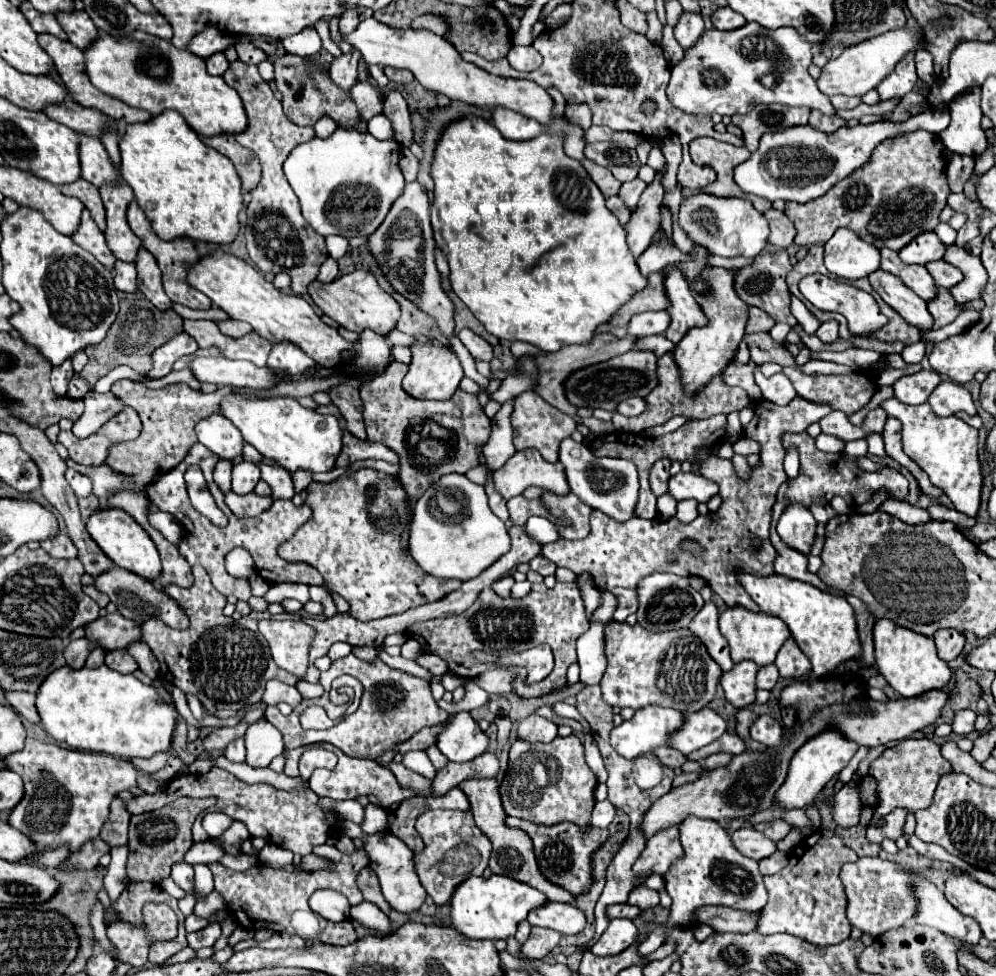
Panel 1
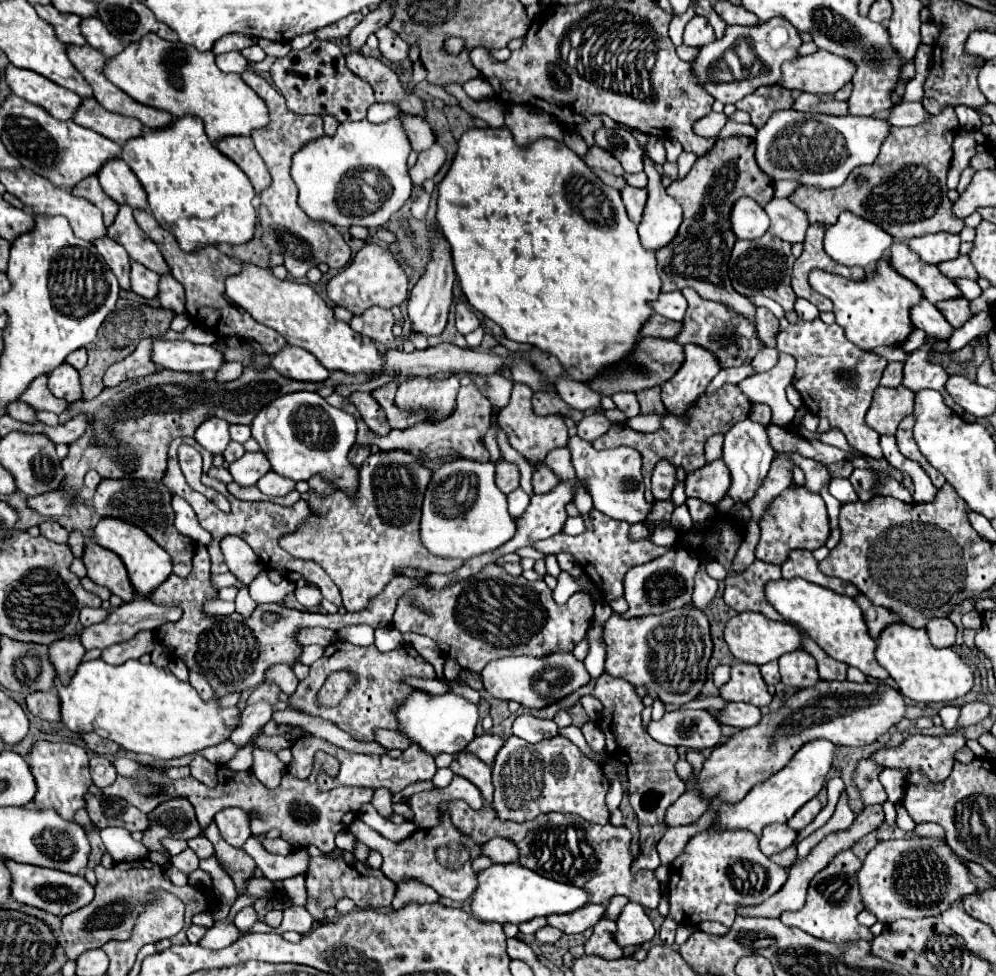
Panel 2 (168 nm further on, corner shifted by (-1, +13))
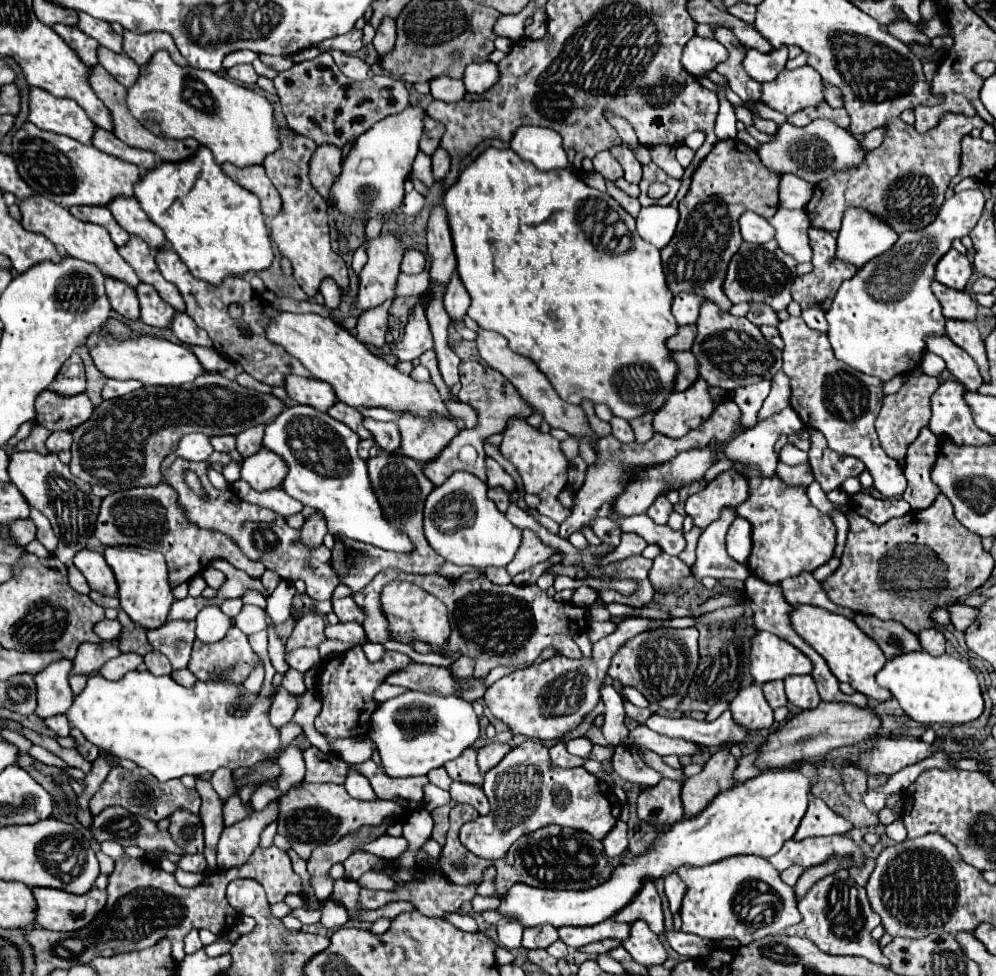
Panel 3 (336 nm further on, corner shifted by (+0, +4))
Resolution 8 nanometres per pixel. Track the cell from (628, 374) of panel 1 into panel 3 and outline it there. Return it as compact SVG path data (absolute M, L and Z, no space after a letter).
M680 351L680 353L674 353L672 357L674 357L674 361L678 363L678 369L680 369L674 389L676 391L686 391L700 377L698 361L696 361L692 351Z

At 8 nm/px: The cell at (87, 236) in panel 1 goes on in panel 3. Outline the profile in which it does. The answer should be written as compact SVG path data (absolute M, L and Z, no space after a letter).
M106 279L106 295L110 299L112 309L130 319L130 321L138 321L140 319L140 305L138 305L138 297L134 293L134 289L130 289L128 285L122 285L120 281L114 279Z

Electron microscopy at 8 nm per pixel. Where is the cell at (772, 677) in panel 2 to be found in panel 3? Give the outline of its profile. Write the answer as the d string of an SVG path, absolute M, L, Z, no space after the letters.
M772 681L770 685L762 685L762 691L772 709L778 709L788 703L786 693L784 693L784 681Z

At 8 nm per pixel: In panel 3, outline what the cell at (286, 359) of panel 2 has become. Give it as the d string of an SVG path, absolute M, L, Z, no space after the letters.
M298 375L286 377L286 391L294 403L310 405L320 413L326 413L336 403L334 389L318 379L306 379Z

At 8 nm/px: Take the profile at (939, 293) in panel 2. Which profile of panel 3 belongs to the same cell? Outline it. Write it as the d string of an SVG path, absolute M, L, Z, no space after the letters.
M938 281L932 283L932 291L934 291L936 299L942 303L946 319L976 321L978 305L972 301L972 297L966 291L958 293L956 289L946 289L946 285L940 285Z

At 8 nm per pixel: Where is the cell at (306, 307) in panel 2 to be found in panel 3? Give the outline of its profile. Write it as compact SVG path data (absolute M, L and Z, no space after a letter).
M278 313L278 317L272 319L266 331L270 341L282 345L286 353L296 357L312 373L312 377L330 383L336 391L338 401L350 407L384 407L396 413L410 413L414 417L430 421L454 419L458 429L464 429L464 421L460 417L454 417L446 409L432 381L414 381L410 375L398 371L384 359L372 355L350 331L346 331L344 327L336 325L326 317L314 313Z

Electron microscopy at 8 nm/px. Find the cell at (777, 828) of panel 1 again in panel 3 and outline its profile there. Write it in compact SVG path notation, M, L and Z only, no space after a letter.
M812 799L808 803L808 811L802 819L802 825L798 827L798 833L794 835L796 841L802 841L806 837L826 837L826 835L840 835L850 833L854 825L834 813L822 799Z

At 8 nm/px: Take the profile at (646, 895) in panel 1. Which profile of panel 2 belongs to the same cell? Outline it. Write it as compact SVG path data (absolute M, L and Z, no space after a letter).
M463 800L449 802L453 824L465 832L471 834L479 842L487 842L495 836L515 840L521 850L519 864L531 868L533 872L539 872L541 876L547 876L551 880L563 882L563 884L575 884L577 888L583 888L589 892L591 902L595 904L607 904L611 896L623 894L631 902L639 902L645 908L657 908L661 886L651 870L639 870L637 874L631 874L631 862L633 856L629 852L631 832L627 826L613 826L613 824L589 824L577 816L571 814L553 814L557 820L549 820L547 816L539 816L531 822L513 822L513 820L501 820L493 808L493 804L485 804L479 810L469 808Z

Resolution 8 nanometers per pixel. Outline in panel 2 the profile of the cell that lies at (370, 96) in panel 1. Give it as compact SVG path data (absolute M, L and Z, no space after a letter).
M349 52L345 58L347 58L347 68L361 80L371 84L377 102L391 102L397 104L401 112L425 116L423 100L415 94L409 94L389 66L361 52Z

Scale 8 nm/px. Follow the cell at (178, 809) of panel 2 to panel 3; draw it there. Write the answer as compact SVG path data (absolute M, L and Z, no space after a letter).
M178 809L172 813L170 821L170 835L172 839L186 851L186 853L202 853L204 851L204 829L198 815L190 813L188 809Z

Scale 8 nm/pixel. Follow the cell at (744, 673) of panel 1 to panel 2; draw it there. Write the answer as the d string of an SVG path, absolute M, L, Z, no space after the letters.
M735 662L731 666L731 678L721 686L719 694L729 702L747 702L759 708L771 702L771 694L767 692L767 684L759 672L759 666L747 662Z

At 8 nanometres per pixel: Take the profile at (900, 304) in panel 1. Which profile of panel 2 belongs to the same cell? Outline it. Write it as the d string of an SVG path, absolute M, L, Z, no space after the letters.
M921 298L919 304L911 308L911 322L915 328L925 330L927 336L935 336L939 340L947 340L953 332L953 326L947 324L943 314L925 298Z

